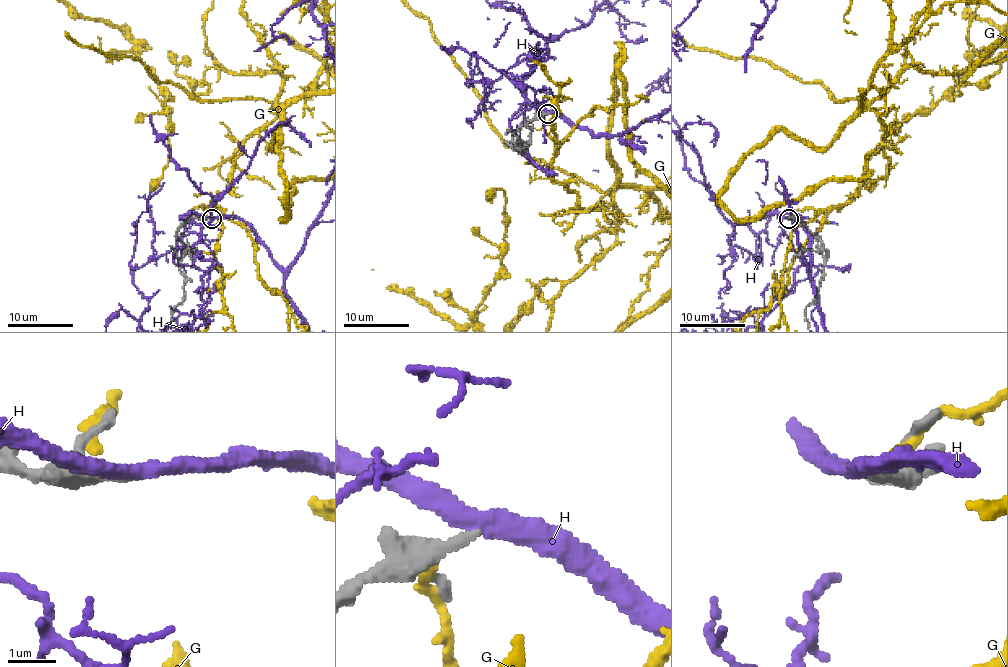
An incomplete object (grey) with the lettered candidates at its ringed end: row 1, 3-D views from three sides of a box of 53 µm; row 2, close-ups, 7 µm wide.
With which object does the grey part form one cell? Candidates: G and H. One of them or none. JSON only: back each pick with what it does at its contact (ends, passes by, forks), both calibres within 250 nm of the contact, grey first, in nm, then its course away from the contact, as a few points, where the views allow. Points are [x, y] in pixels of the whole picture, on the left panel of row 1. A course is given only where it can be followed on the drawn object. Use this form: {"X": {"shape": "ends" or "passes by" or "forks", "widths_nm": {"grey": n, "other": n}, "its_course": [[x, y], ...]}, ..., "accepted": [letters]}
{"accepted": []}

